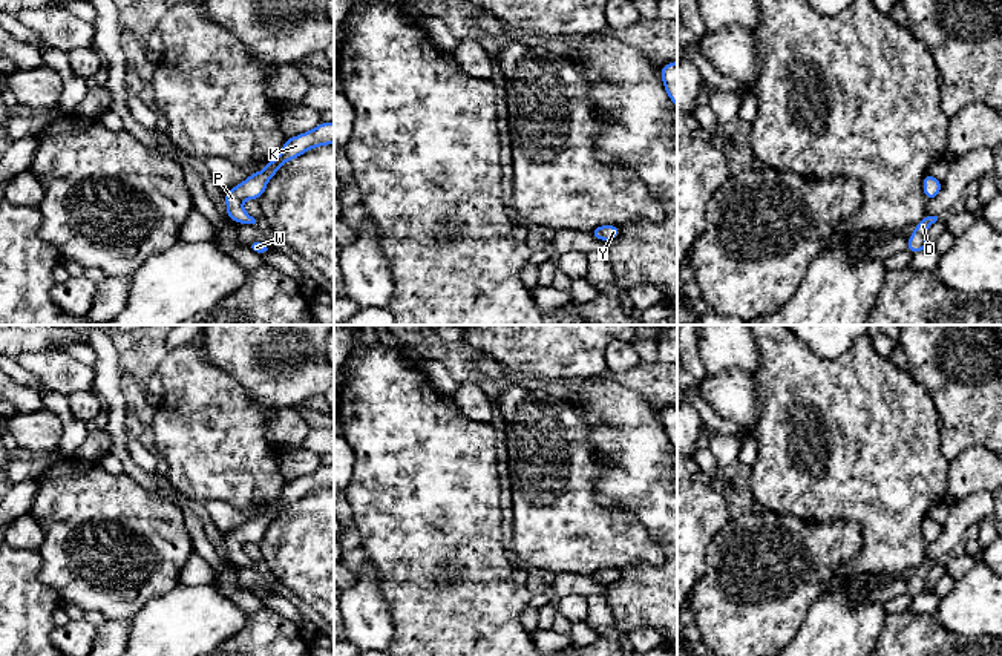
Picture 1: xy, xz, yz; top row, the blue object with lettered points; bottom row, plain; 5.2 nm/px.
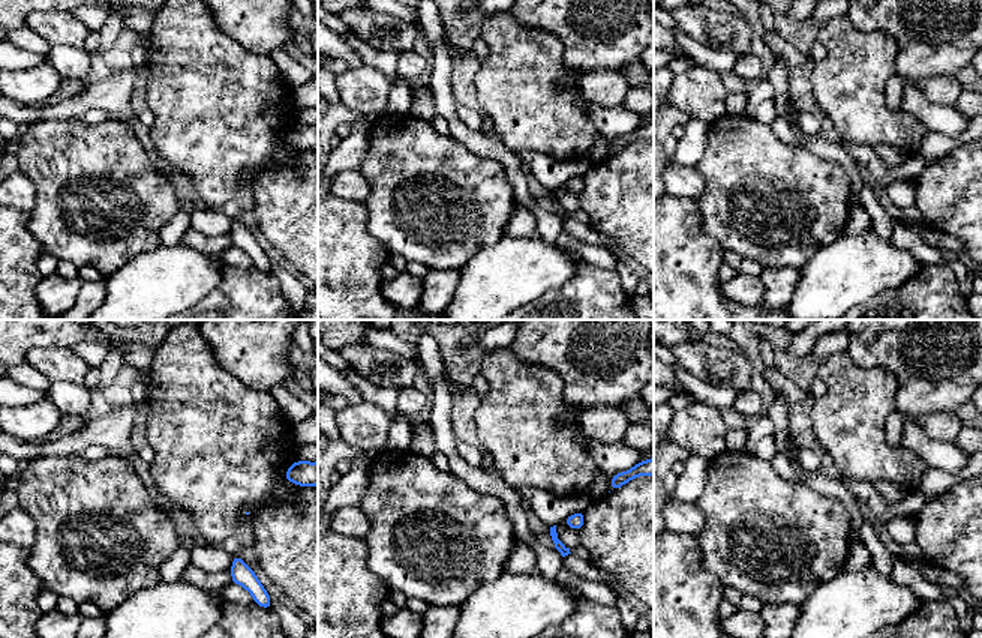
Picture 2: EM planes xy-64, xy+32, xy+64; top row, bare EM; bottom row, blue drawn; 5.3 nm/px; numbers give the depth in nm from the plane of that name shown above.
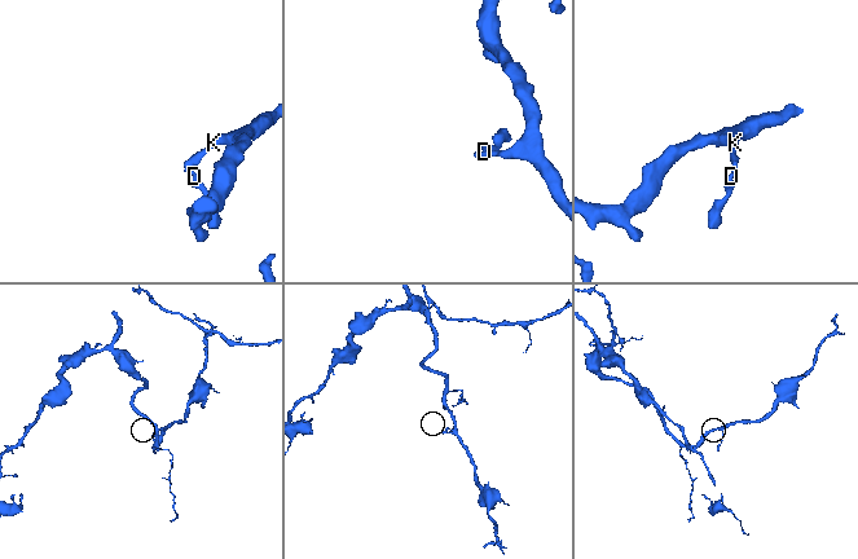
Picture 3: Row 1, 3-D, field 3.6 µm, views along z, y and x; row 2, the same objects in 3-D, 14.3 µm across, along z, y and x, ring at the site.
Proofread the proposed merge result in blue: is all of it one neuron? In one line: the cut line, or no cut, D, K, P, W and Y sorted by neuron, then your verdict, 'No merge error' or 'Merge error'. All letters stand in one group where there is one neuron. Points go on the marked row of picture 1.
No split. Groups: D K P W Y. No merge error

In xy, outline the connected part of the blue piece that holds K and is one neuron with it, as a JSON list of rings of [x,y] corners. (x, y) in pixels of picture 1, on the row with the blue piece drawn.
[[[320,123],[309,132],[288,138],[280,155],[268,161],[264,170],[250,175],[244,182],[225,192],[227,216],[244,225],[256,224],[256,219],[244,210],[242,202],[245,199],[259,199],[265,193],[268,181],[283,162],[326,144],[334,144],[334,123]]]

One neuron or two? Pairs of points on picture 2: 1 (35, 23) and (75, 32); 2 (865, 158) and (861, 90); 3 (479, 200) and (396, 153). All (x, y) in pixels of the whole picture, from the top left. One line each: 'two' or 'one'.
1: one
2: two
3: one

